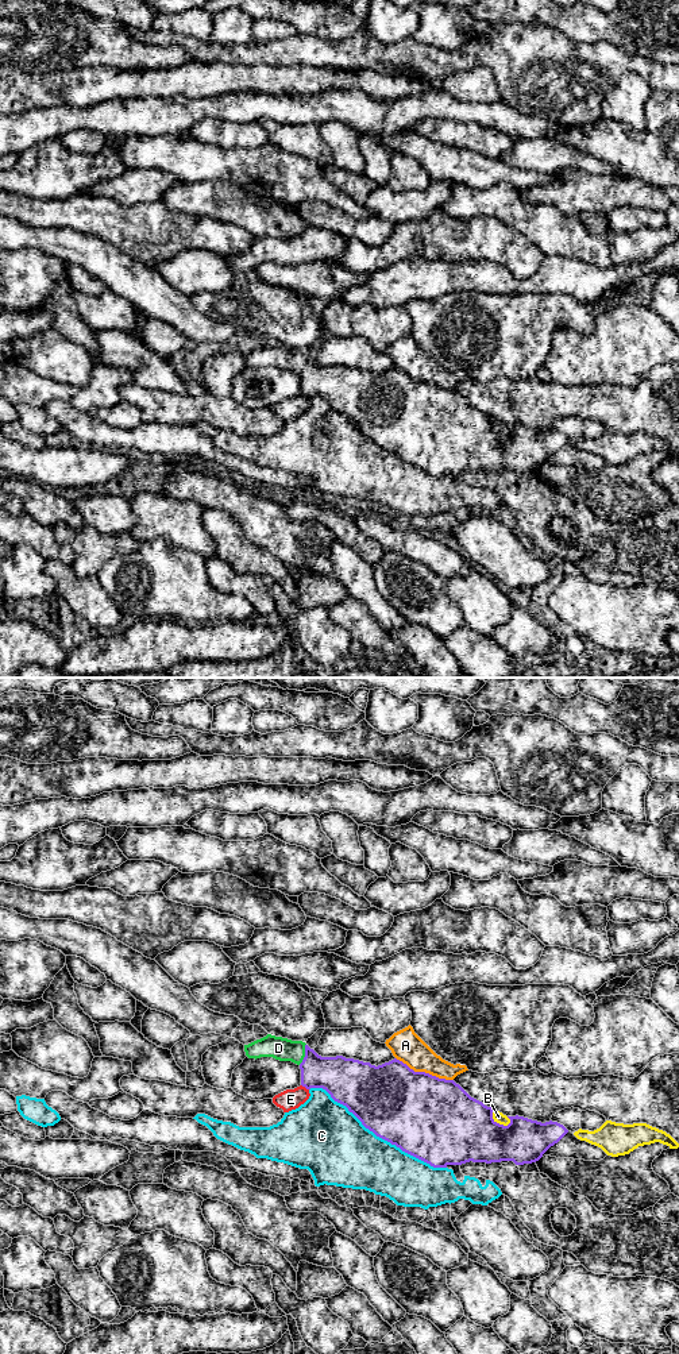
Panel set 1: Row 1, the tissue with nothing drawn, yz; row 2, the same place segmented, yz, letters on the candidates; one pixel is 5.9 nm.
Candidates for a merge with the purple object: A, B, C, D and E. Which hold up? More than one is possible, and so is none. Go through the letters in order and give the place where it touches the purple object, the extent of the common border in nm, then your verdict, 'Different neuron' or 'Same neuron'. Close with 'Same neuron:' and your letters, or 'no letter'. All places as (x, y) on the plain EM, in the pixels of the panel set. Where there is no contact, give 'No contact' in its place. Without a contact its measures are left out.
A: Touches purple at yz (424, 381). Shared border 380 nm. Different neuron
B: Touches purple at yz (498, 432). Shared border 140 nm. Different neuron
C: Touches purple at yz (378, 444). Shared border 950 nm. Different neuron
D: Touches purple at yz (305, 363). Shared border 130 nm. Same neuron
E: Touches purple at yz (305, 396). Shared border 60 nm. Different neuron
Same neuron: D

